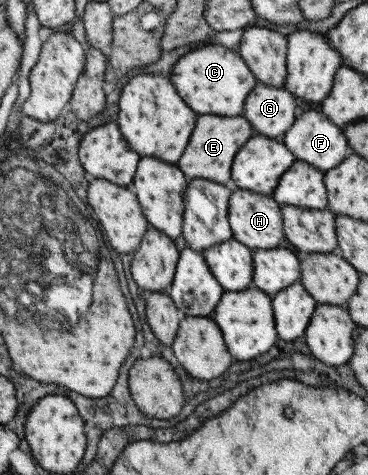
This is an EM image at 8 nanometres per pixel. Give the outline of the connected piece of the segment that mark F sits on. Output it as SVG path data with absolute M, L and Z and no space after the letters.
M312 109L304 111L302 115L296 118L294 124L286 131L281 141L297 160L308 162L312 167L322 172L336 168L350 153L344 128L336 126L324 112Z

